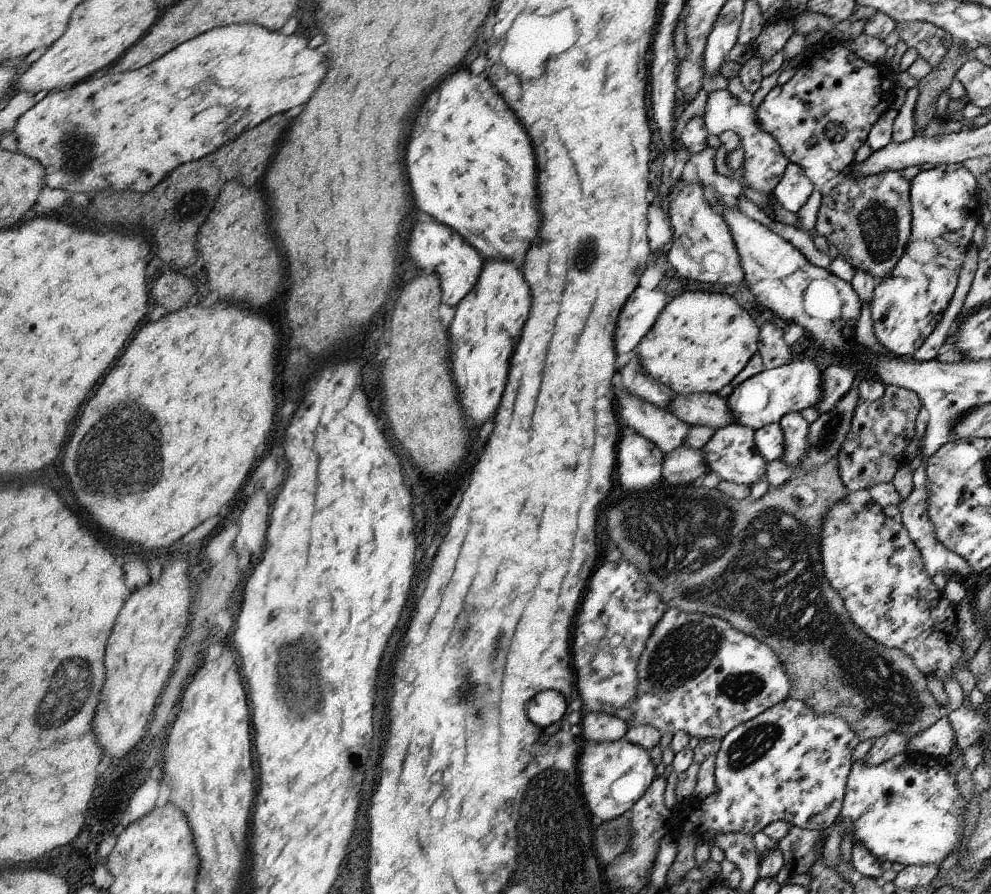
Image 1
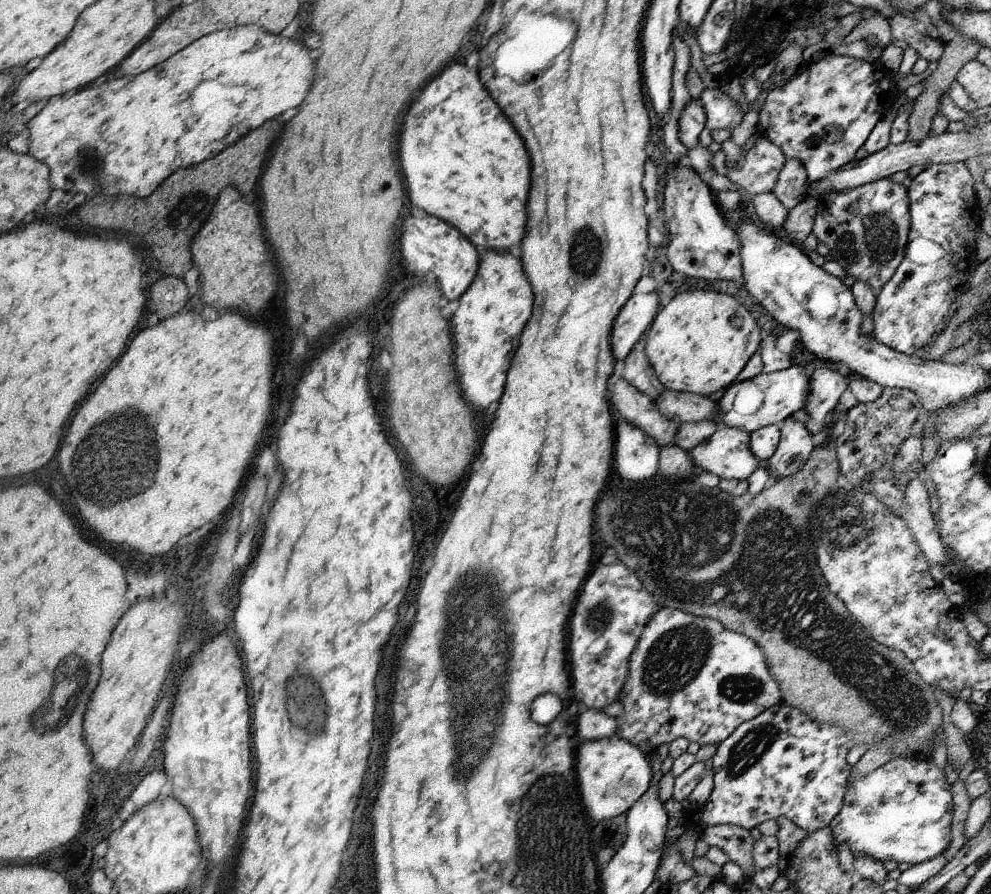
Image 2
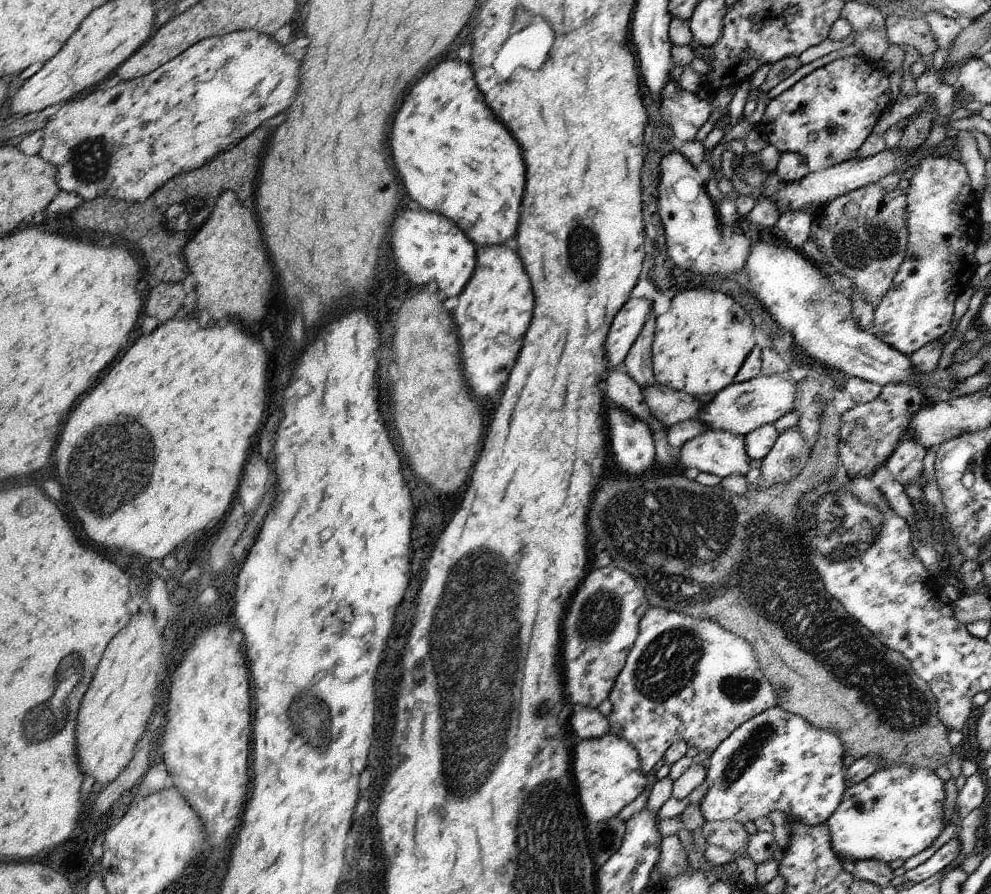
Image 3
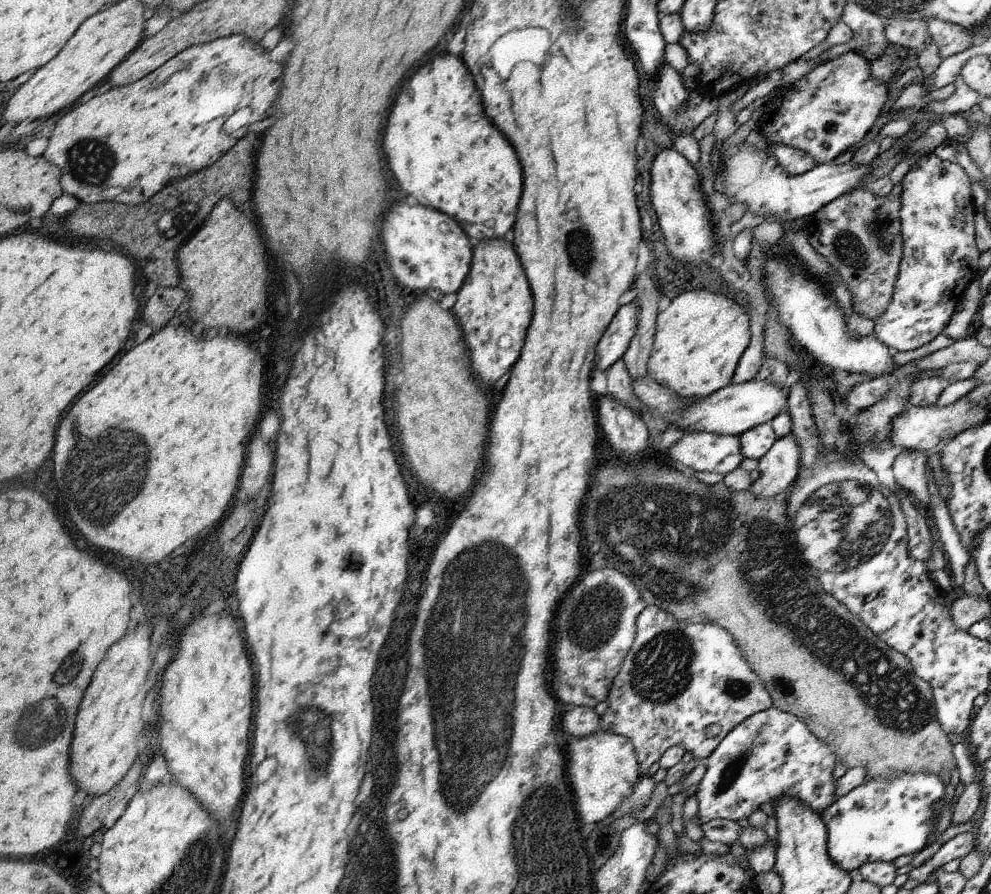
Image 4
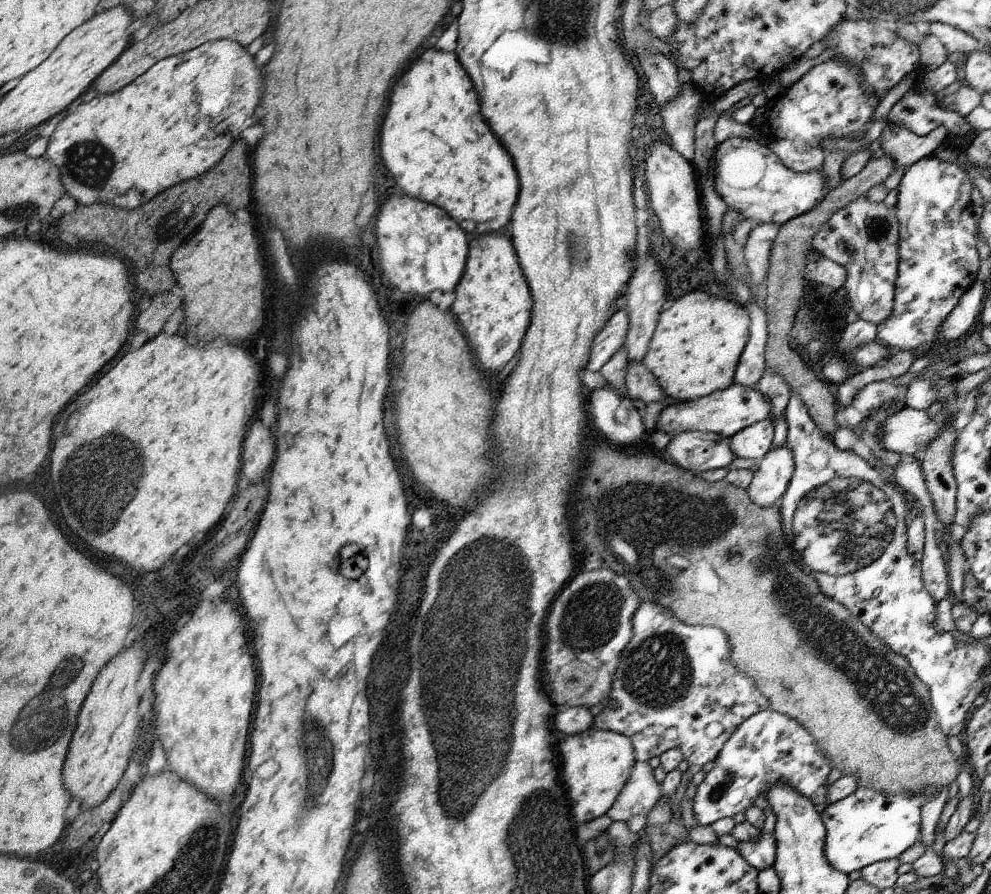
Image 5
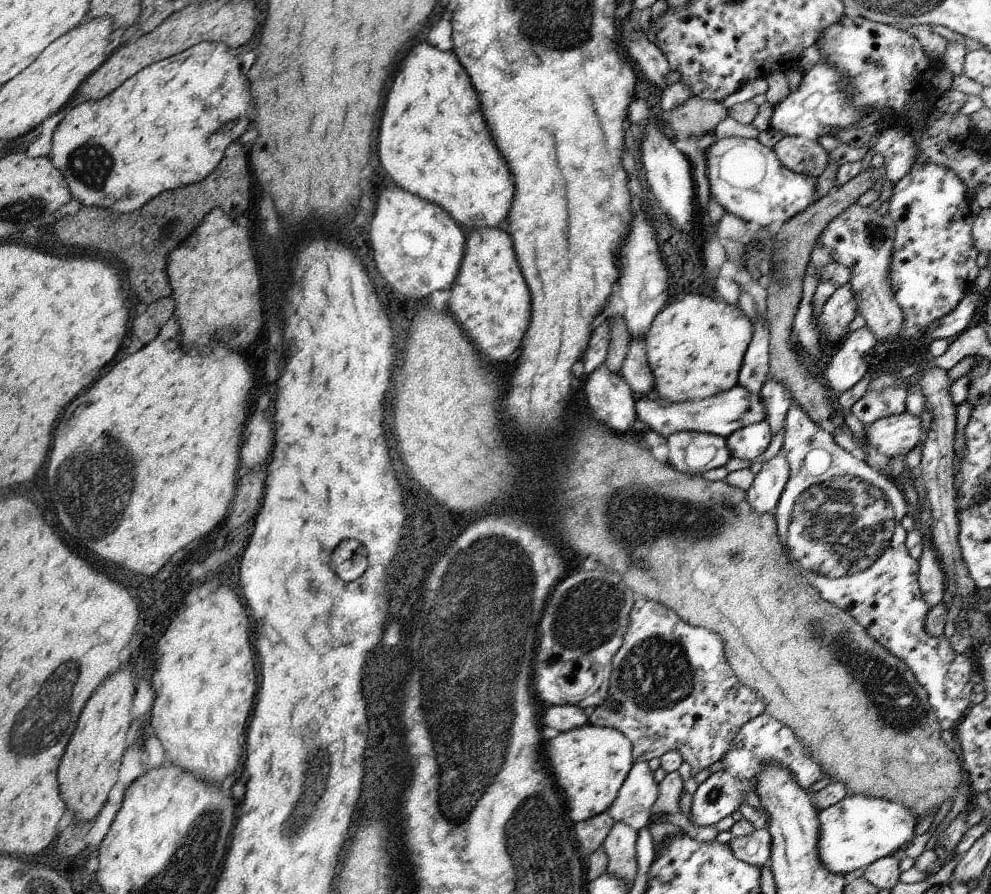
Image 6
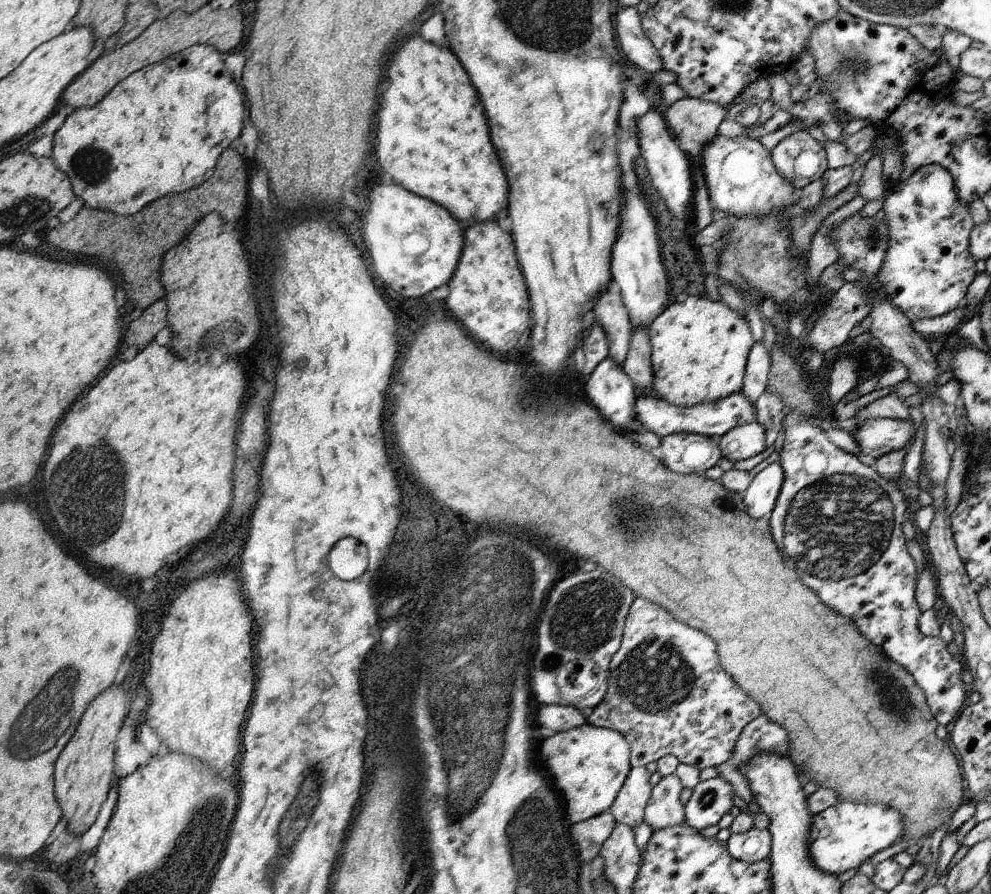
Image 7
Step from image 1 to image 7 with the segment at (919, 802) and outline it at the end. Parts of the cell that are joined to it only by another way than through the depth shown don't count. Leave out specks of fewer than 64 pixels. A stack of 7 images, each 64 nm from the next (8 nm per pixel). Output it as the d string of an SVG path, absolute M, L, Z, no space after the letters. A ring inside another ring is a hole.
M835 802L821 814L815 814L809 836L809 856L813 864L825 872L839 876L849 868L859 868L867 858L893 846L903 836L903 818L897 810L883 804L855 804Z

